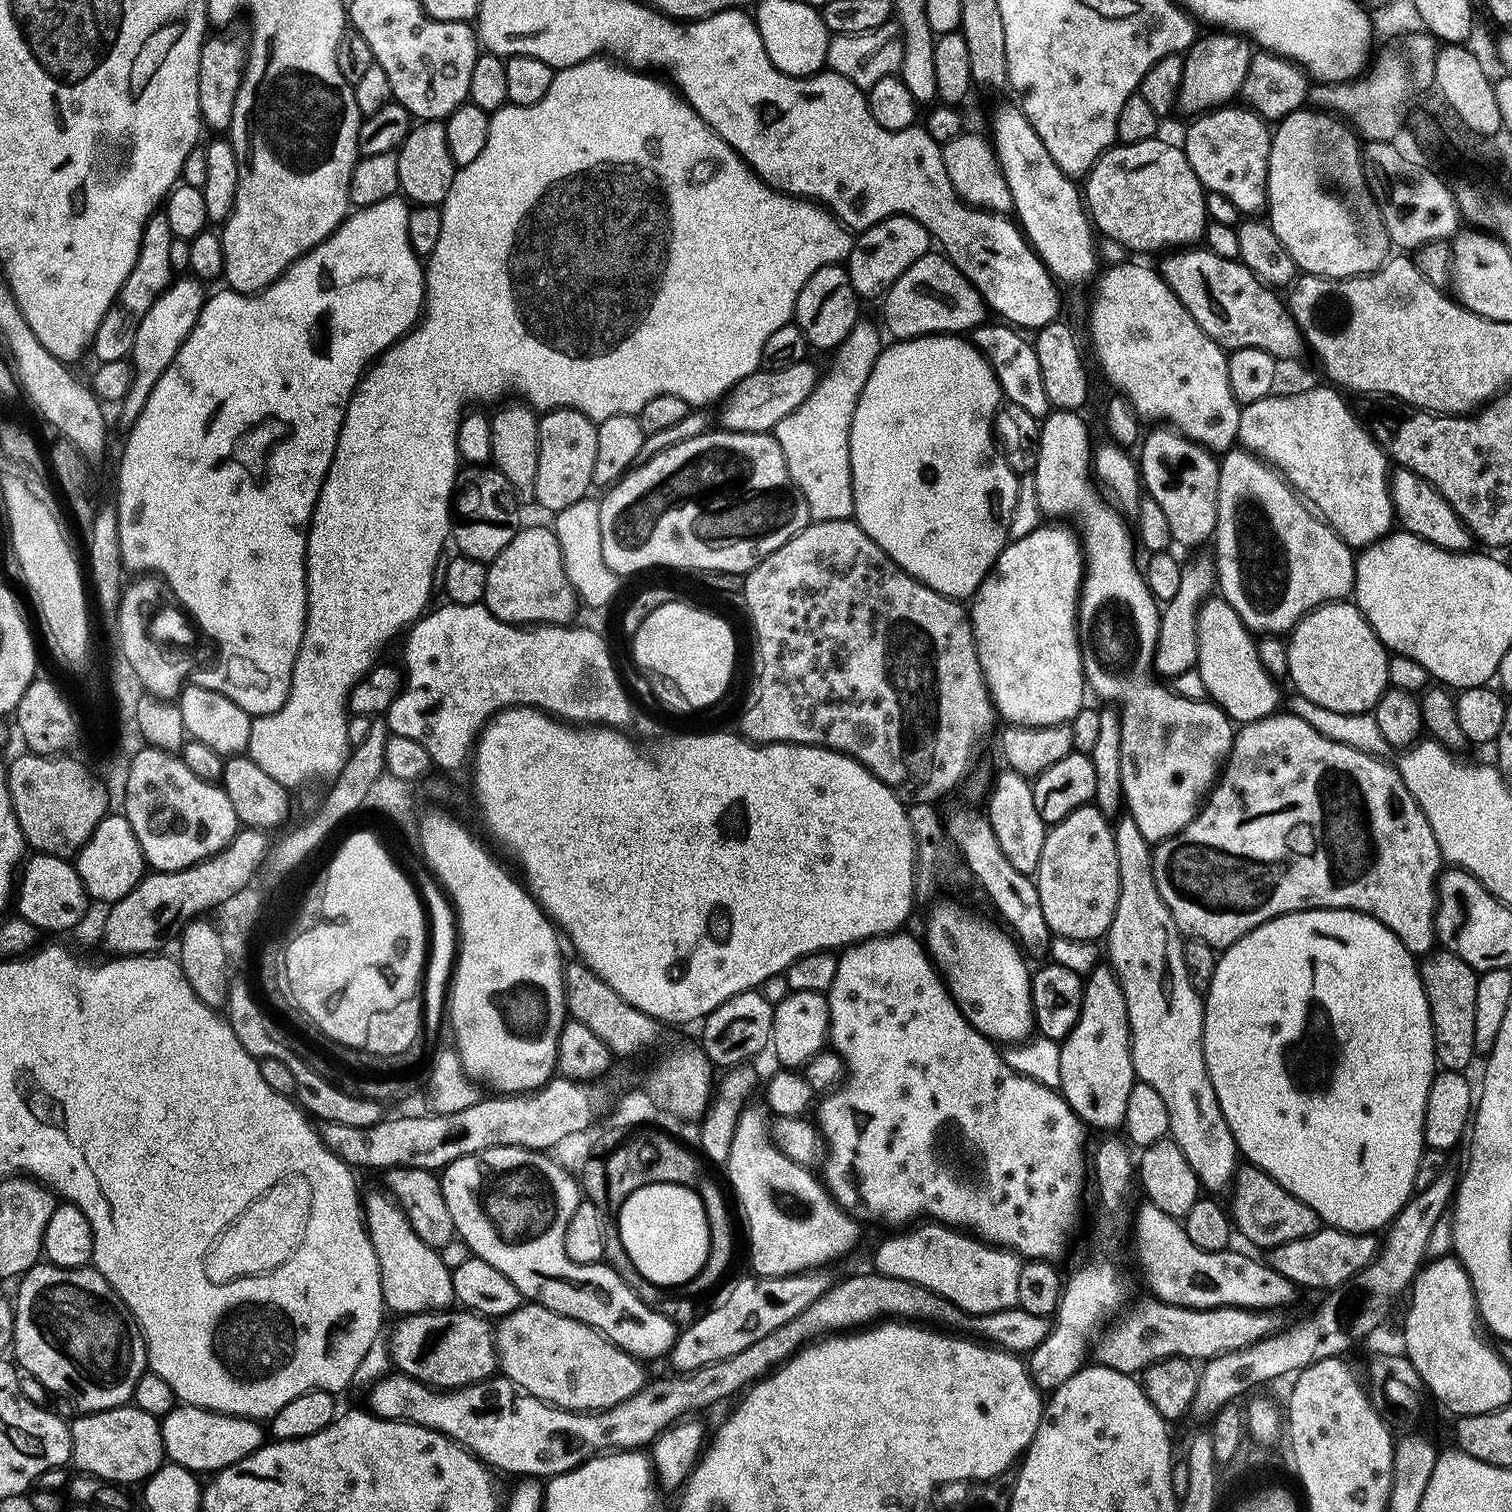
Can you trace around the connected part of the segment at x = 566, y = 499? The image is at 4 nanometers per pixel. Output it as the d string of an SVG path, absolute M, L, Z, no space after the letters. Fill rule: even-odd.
M569 408L546 412L540 416L540 457L536 504L551 514L570 510L578 502L589 499L594 488L594 465L598 459L598 424L586 414Z

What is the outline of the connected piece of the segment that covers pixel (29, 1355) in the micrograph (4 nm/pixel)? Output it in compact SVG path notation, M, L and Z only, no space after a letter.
M41 1262L23 1277L20 1297L14 1300L15 1363L29 1372L42 1387L80 1407L81 1413L109 1412L131 1405L136 1398L138 1382L149 1371L148 1343L144 1341L132 1311L125 1306L110 1282L95 1267L56 1268Z

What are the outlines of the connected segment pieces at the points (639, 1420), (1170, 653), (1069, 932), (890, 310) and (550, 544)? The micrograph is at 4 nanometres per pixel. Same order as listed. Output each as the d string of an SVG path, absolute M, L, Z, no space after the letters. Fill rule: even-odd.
M871 1274L872 1276L852 1276L849 1280L842 1279L839 1282L836 1282L831 1290L824 1297L820 1298L818 1301L814 1302L812 1306L808 1310L806 1310L800 1317L794 1318L792 1322L790 1322L786 1326L782 1326L780 1330L776 1333L770 1334L768 1338L763 1338L762 1342L757 1342L754 1346L750 1346L748 1350L742 1351L740 1354L735 1354L729 1360L722 1360L716 1364L708 1365L705 1368L698 1370L692 1375L685 1375L683 1378L673 1378L674 1380L660 1380L655 1384L655 1382L649 1383L644 1389L641 1390L640 1393L637 1394L634 1398L630 1398L626 1402L622 1402L622 1406L618 1406L617 1408L610 1409L609 1412L568 1412L565 1408L554 1408L552 1405L547 1404L546 1402L542 1402L538 1398L534 1398L533 1396L529 1396L527 1394L522 1394L520 1389L516 1387L515 1384L512 1383L511 1380L507 1378L493 1378L491 1380L483 1380L480 1384L472 1384L468 1388L457 1388L455 1390L441 1390L439 1388L428 1388L422 1382L418 1382L417 1380L411 1380L409 1376L403 1374L389 1374L384 1377L383 1380L378 1381L378 1383L371 1385L370 1392L372 1392L372 1397L369 1398L367 1407L370 1409L373 1416L381 1416L383 1420L401 1420L403 1424L417 1424L418 1426L422 1426L423 1428L429 1428L430 1430L434 1430L438 1434L442 1434L446 1438L450 1438L454 1443L461 1444L463 1448L468 1449L472 1455L478 1457L478 1459L483 1460L485 1464L491 1466L493 1469L499 1470L501 1468L504 1472L514 1472L516 1475L520 1476L518 1478L541 1478L540 1476L544 1476L543 1478L551 1478L554 1476L561 1476L562 1474L566 1474L567 1472L572 1472L576 1468L580 1468L582 1465L586 1463L586 1461L591 1460L594 1456L599 1456L601 1454L607 1454L613 1450L644 1450L649 1446L655 1444L657 1438L661 1436L668 1428L672 1427L674 1424L680 1423L681 1420L691 1417L693 1414L704 1414L700 1412L704 1412L707 1408L712 1408L715 1404L720 1404L723 1400L728 1400L731 1396L739 1397L741 1392L744 1389L747 1389L750 1385L754 1384L757 1380L763 1380L765 1376L776 1371L777 1368L780 1367L781 1364L784 1363L785 1360L790 1356L795 1356L797 1352L800 1351L801 1348L805 1347L809 1342L815 1341L817 1338L823 1338L829 1334L839 1333L841 1330L852 1330L857 1326L863 1325L865 1322L876 1322L881 1318L916 1318L912 1316L921 1316L921 1321L924 1322L932 1322L928 1320L937 1320L937 1325L940 1326L948 1326L944 1324L960 1324L963 1320L966 1320L965 1313L961 1312L956 1305L951 1304L949 1300L943 1300L941 1296L935 1296L933 1292L930 1290L926 1290L922 1286L918 1286L917 1284L911 1284L910 1282L906 1282L905 1280L895 1280L894 1278L886 1278L885 1276L879 1274Z
M1215 559L1192 560L1189 564L1183 565L1182 587L1178 589L1178 598L1174 598L1169 604L1163 605L1160 614L1160 633L1158 634L1156 663L1154 665L1154 672L1157 677L1173 682L1180 675L1197 670L1200 662L1200 651L1198 650L1196 623L1200 617L1200 608L1217 591L1217 588L1218 577Z
M1096 806L1079 808L1060 824L1051 825L1046 846L1042 846L1040 871L1034 881L1041 894L1042 911L1053 937L1072 941L1103 941L1112 928L1120 897L1120 875L1118 874L1118 850L1113 825L1096 809Z
M940 252L920 258L885 295L885 302L883 327L898 342L917 340L919 336L972 334L990 320L990 309L982 294Z
M525 527L514 542L510 542L510 546L506 546L506 550L502 550L502 554L498 554L498 558L488 565L483 605L490 610L490 614L494 614L494 618L517 626L568 626L575 621L572 619L582 604L566 574L562 548L551 527Z

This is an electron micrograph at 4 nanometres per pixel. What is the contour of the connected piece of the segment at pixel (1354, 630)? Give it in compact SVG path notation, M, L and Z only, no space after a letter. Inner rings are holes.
M1337 602L1317 608L1292 629L1290 639L1292 641L1288 644L1288 672L1292 675L1292 684L1299 695L1310 698L1310 702L1318 702L1322 710L1334 710L1334 714L1367 716L1375 713L1378 702L1390 687L1390 653L1355 603Z

